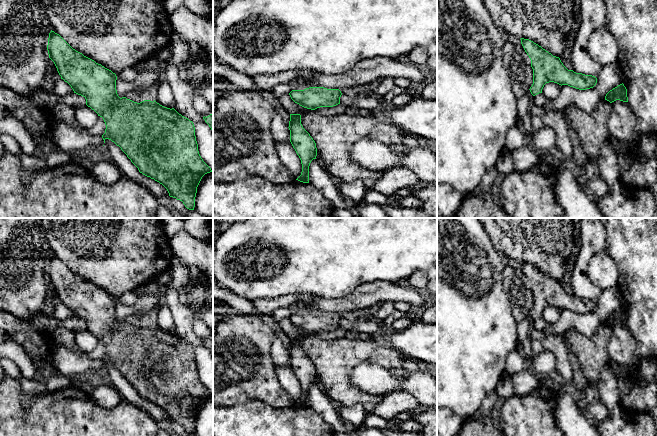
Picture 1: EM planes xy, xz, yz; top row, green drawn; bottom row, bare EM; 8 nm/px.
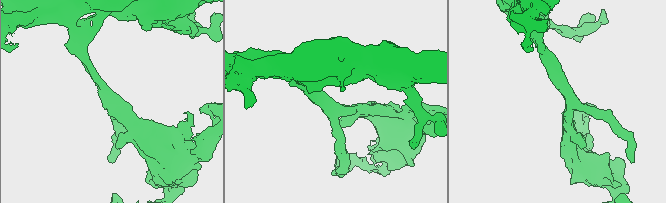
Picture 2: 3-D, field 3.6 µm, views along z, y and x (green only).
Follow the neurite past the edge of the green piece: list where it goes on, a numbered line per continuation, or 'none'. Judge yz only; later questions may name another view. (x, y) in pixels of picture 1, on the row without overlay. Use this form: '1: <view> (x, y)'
none

